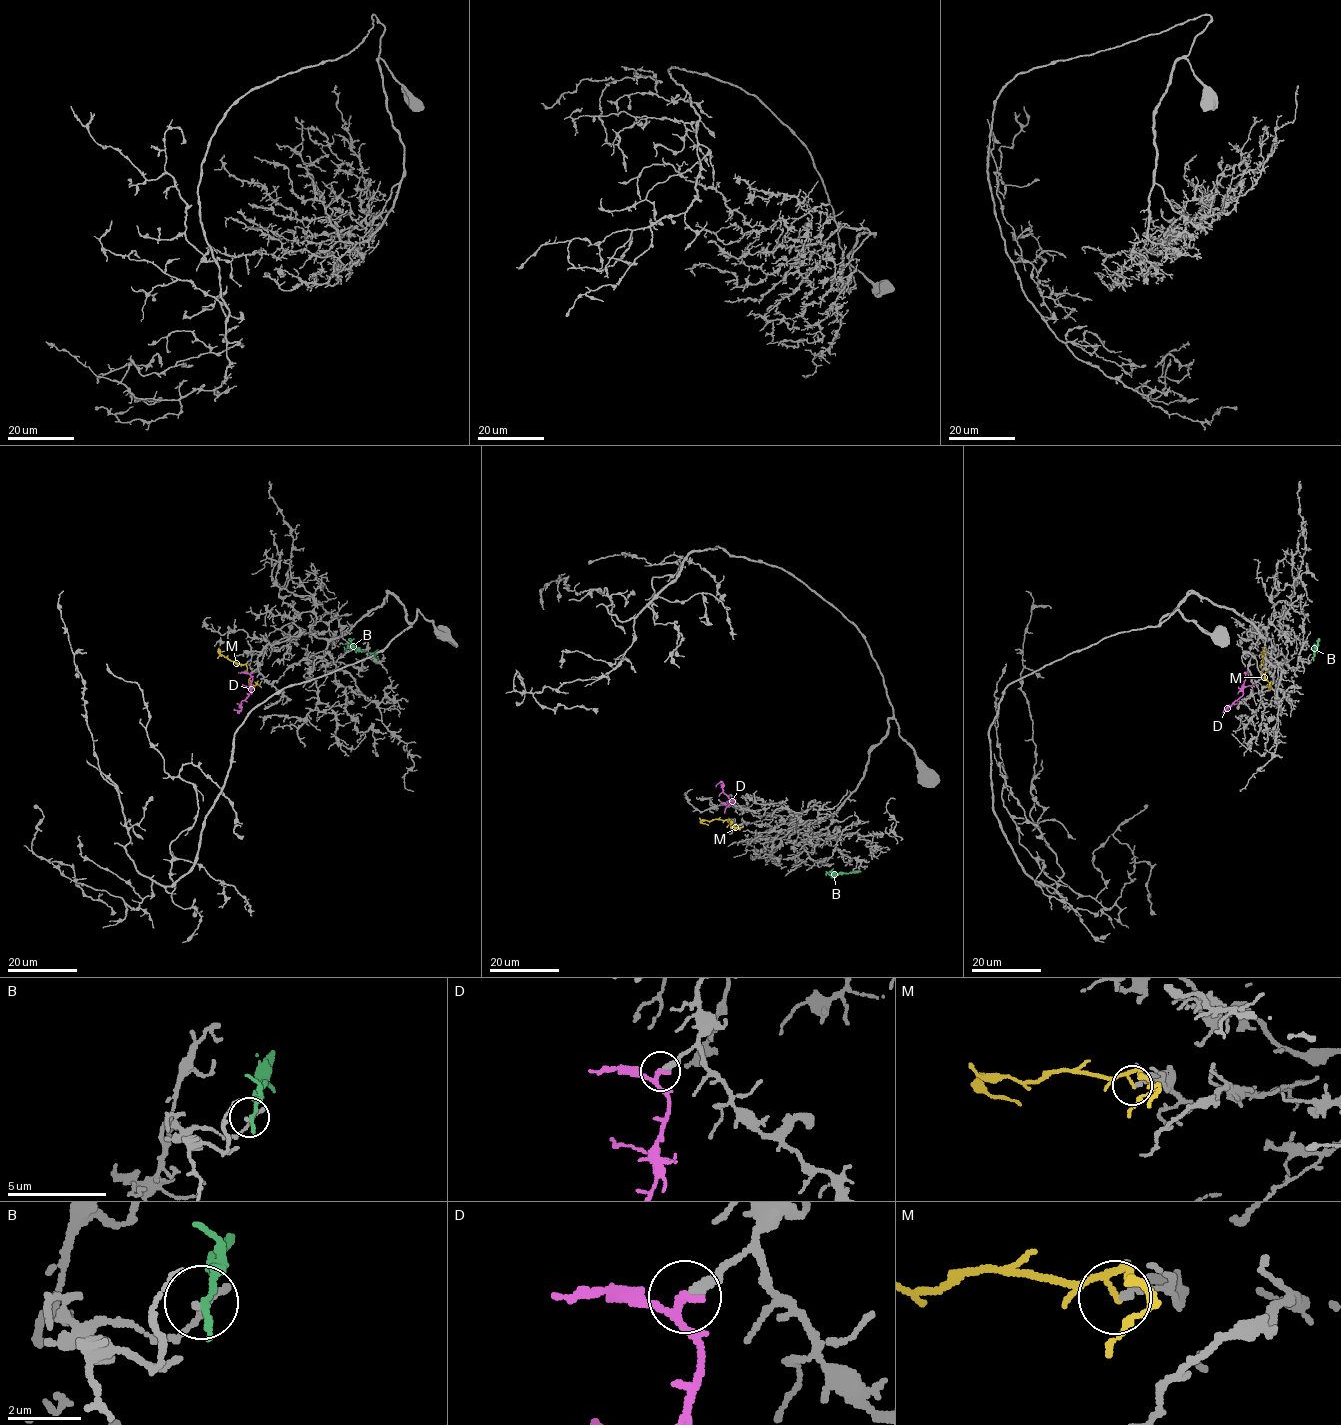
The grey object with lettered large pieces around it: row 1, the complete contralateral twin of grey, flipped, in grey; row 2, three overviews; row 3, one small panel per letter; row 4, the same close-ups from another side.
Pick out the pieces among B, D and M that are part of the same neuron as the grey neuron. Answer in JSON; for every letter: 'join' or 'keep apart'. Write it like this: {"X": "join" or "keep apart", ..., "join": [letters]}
{"B": "keep apart", "D": "join", "M": "keep apart", "join": ["D"]}

